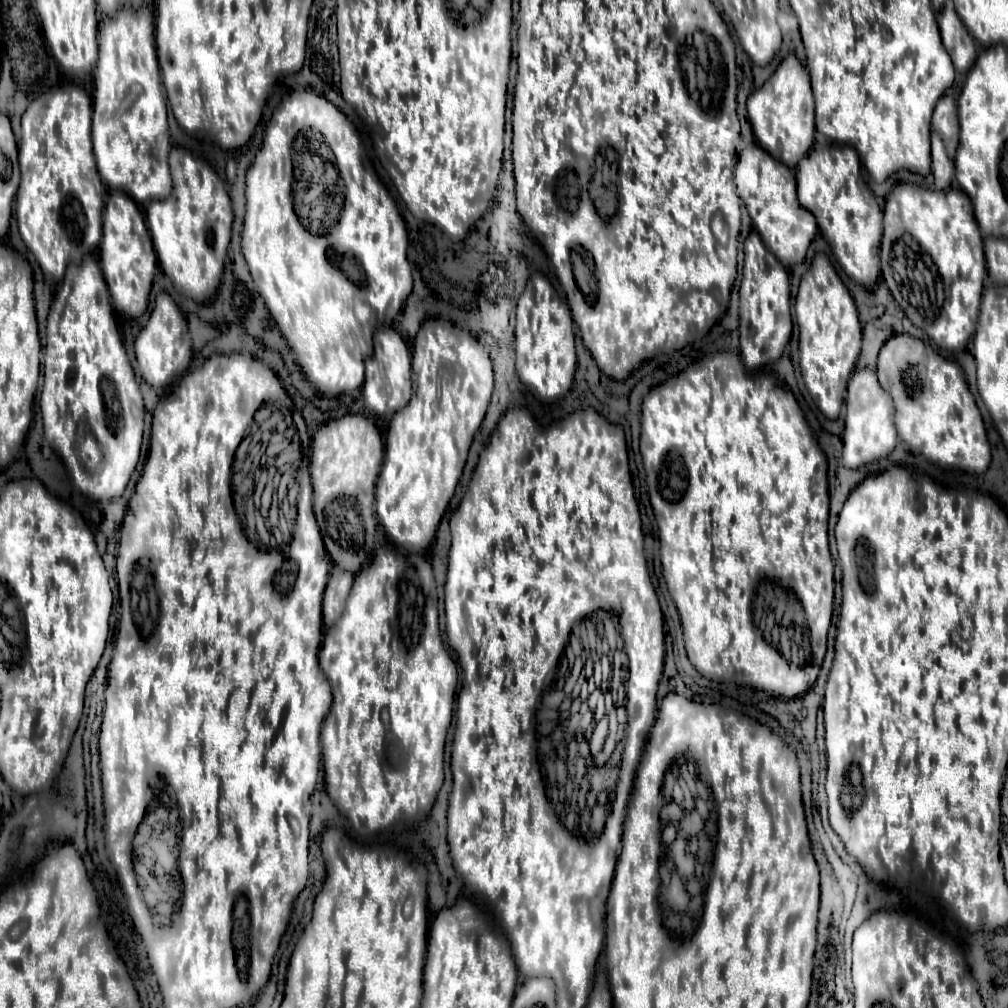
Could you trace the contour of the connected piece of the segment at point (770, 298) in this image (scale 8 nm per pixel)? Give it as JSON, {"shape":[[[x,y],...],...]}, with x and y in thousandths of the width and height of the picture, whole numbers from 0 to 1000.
{"shape":[[[750,228],[738,240],[738,272],[734,284],[734,351],[740,365],[770,359],[786,331],[784,278],[776,260],[760,248]]]}

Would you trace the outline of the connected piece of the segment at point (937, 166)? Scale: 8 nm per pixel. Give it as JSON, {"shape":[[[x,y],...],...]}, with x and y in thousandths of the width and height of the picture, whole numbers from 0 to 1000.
{"shape":[[[929,129],[925,131],[925,171],[931,188],[942,185],[942,179],[946,175],[946,159],[940,155],[937,139]]]}

